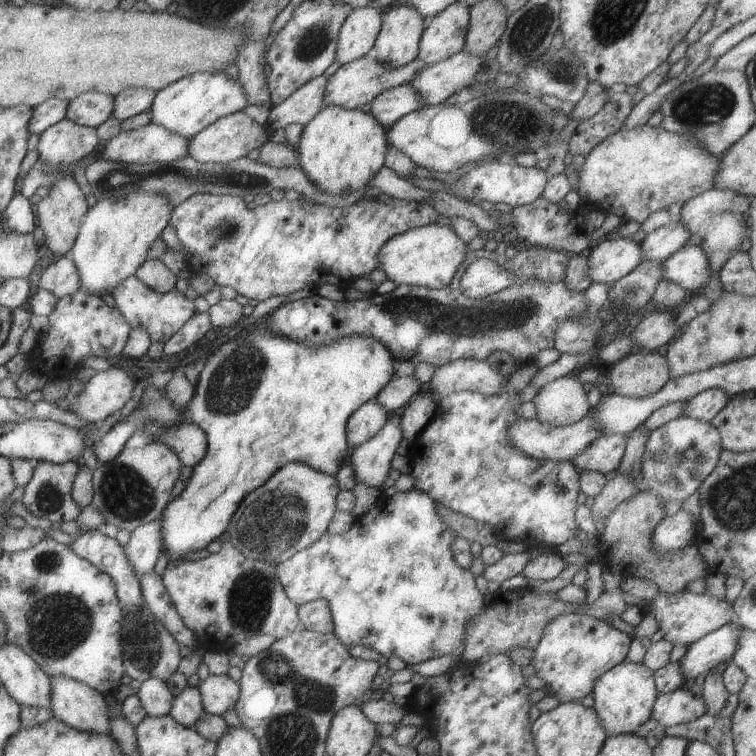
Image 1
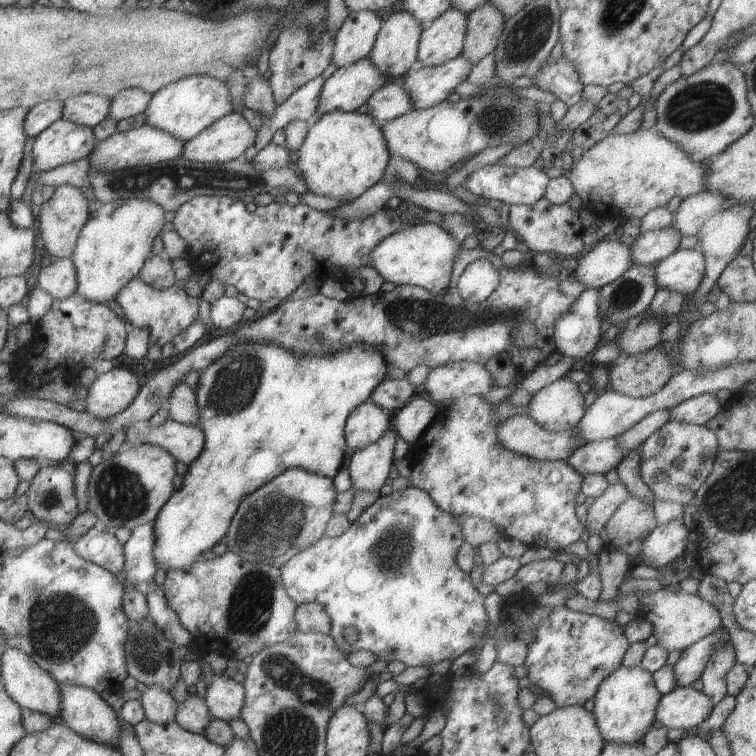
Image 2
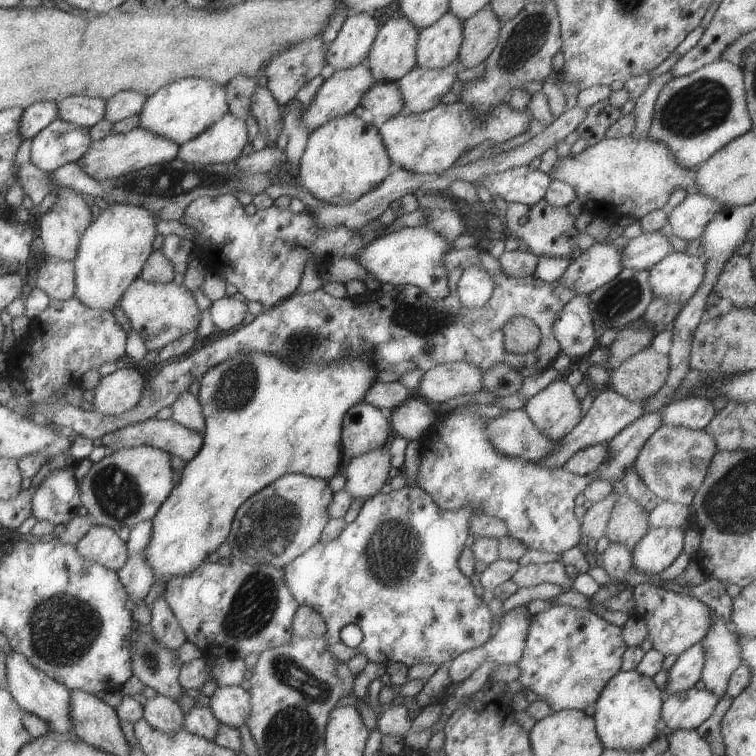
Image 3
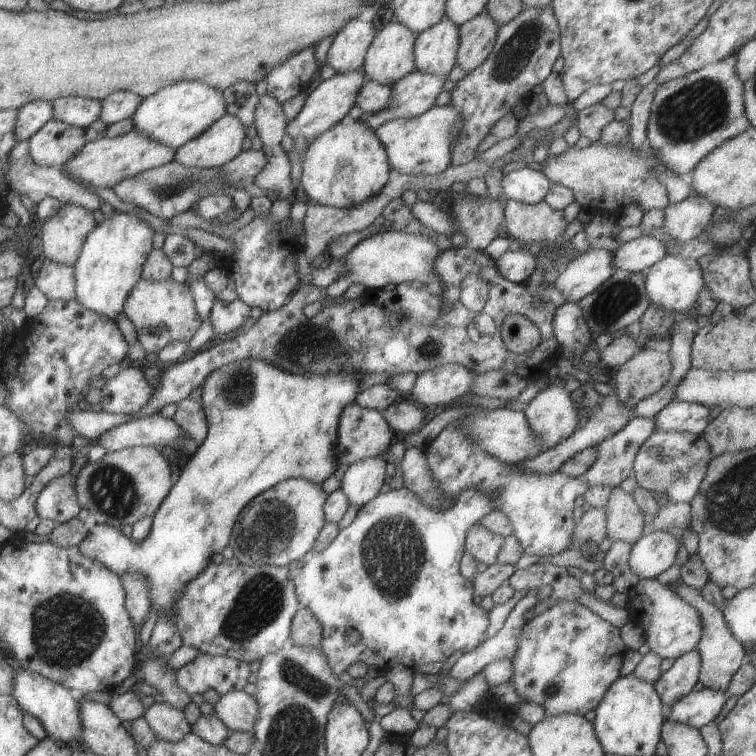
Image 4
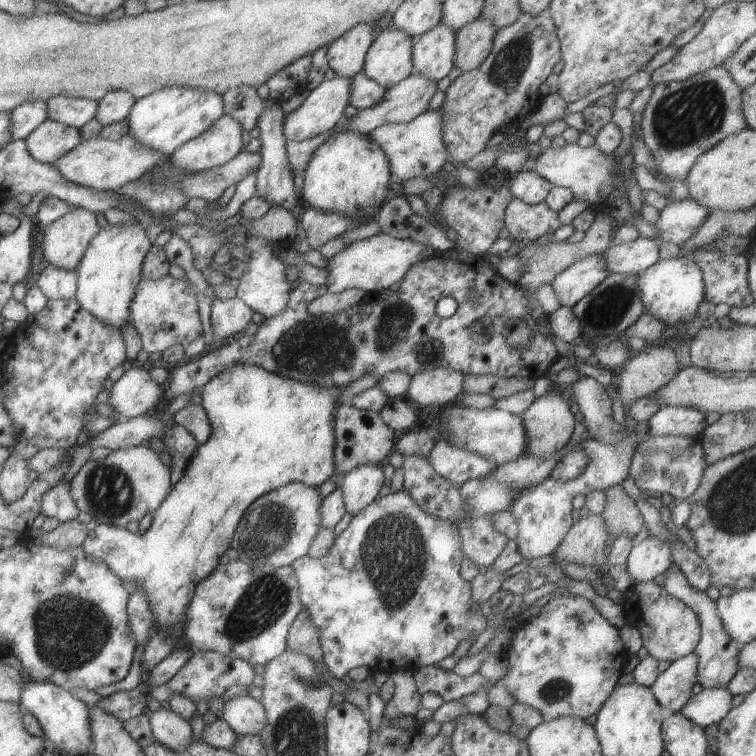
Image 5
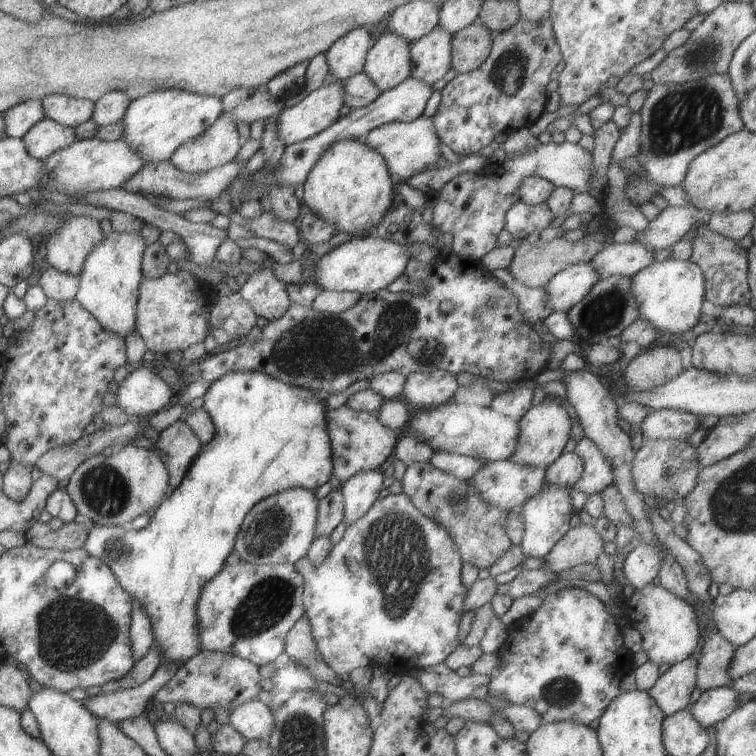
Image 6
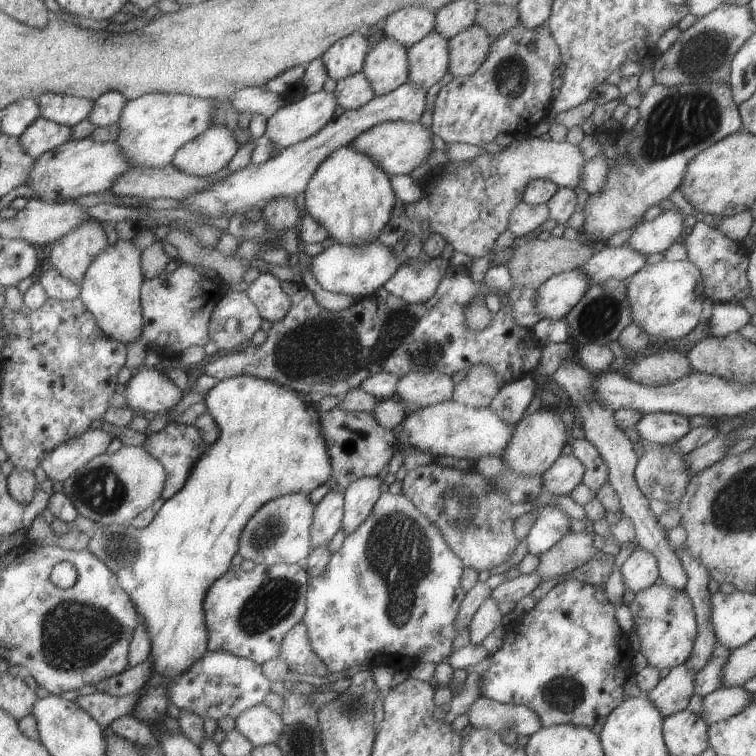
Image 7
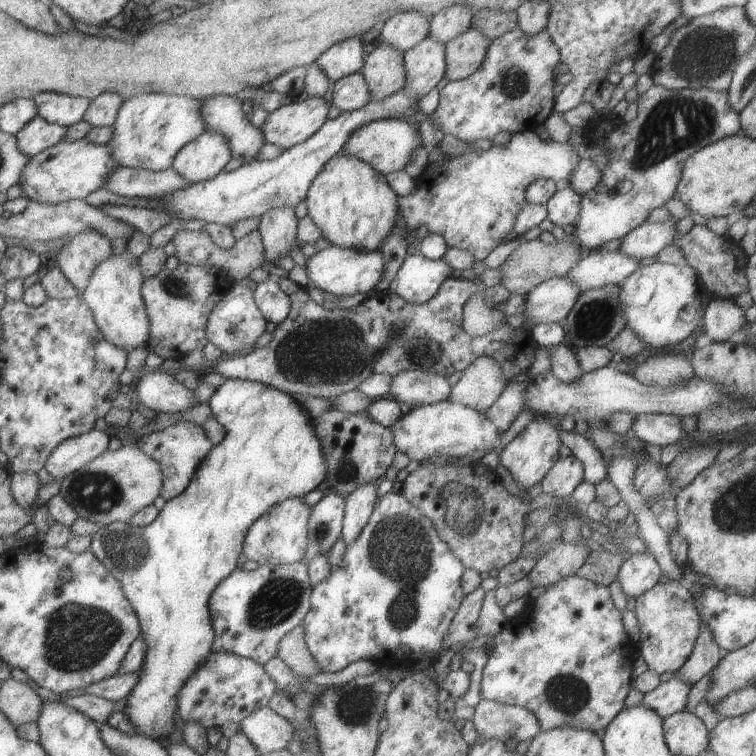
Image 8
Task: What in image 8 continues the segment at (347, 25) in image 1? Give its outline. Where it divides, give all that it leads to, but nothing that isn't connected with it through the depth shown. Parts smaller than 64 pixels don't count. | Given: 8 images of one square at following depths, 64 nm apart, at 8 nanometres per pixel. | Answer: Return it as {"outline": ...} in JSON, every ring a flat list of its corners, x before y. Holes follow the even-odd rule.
{"outline":[[355,36,334,44,316,60,316,66,330,80,340,80,343,76,361,72,366,56,365,45,361,37]]}

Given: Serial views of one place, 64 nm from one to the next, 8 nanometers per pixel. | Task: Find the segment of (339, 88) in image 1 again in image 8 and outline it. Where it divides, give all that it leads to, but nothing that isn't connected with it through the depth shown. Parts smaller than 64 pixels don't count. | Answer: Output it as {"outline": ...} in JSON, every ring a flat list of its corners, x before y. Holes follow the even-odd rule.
{"outline":[[306,96,302,101,294,99,292,103,285,104,269,113,262,128,265,141,286,150,308,140,328,120,330,107,331,105,321,96]]}

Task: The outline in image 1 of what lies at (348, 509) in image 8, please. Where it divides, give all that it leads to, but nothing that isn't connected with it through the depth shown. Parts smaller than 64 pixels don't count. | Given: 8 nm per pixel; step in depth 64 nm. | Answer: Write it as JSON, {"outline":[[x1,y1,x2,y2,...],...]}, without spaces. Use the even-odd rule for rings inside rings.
{"outline":[[399,413,390,414,380,432,352,452,349,460,354,470,355,482,377,489,383,488,392,469,392,458,403,438]]}

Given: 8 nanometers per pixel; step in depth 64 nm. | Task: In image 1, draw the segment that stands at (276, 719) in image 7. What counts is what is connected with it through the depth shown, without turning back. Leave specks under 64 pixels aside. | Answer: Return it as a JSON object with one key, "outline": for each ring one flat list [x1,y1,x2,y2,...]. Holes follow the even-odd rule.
{"outline":[[209,674,199,682,199,691,206,713,223,716,228,710,236,708,240,698,240,684,229,675]]}

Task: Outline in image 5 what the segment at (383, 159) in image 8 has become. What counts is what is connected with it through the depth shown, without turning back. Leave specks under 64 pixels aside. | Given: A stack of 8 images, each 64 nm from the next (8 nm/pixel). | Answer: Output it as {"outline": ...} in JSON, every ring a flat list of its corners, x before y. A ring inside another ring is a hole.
{"outline":[[440,109,426,111,407,123,388,123,375,128,368,138,376,142,390,162,390,172,406,181,410,178,428,178,432,174,442,171,442,166,448,159,444,139,442,138,442,118]]}

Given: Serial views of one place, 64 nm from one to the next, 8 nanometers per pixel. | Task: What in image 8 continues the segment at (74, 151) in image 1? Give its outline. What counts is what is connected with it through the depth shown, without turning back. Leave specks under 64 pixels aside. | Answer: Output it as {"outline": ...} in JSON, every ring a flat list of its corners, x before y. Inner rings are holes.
{"outline":[[37,114,24,128,20,128,16,134,16,140,18,148,26,156,32,157,65,140,66,132,68,127,48,122]]}

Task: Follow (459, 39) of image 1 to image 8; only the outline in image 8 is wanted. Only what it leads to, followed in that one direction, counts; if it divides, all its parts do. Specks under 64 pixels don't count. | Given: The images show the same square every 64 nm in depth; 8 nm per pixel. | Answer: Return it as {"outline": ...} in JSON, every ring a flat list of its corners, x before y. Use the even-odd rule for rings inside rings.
{"outline":[[428,35,404,53,406,84,403,91,420,100,438,85,446,70,446,47]]}

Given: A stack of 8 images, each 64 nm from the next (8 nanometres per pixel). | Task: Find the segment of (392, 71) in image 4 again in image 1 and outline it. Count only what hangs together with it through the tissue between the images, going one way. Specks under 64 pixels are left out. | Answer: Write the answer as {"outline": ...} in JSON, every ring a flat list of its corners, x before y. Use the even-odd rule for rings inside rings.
{"outline":[[412,5,394,6,383,14,381,31,375,42,376,60,392,68,402,68,419,57,419,44,427,20]]}

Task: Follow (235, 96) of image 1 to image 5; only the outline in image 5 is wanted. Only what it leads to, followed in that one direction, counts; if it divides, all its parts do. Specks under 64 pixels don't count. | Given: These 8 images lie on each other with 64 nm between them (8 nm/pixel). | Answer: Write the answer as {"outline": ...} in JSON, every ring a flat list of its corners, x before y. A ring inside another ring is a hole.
{"outline":[[172,86,136,100,126,120,128,134,136,142,171,157,177,148,206,132,222,115,224,115,223,95,202,88]]}

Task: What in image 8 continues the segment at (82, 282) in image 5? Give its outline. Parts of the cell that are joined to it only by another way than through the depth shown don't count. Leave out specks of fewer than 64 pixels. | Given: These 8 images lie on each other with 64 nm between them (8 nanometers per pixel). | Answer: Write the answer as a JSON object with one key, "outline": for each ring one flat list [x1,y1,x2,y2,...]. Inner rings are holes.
{"outline":[[126,249,120,256,112,253,108,260,100,262,88,280,86,290,80,294,92,310,104,338,110,344,124,348,127,353,136,348,148,348,150,342,150,320,141,294,145,279,140,272,138,258]]}

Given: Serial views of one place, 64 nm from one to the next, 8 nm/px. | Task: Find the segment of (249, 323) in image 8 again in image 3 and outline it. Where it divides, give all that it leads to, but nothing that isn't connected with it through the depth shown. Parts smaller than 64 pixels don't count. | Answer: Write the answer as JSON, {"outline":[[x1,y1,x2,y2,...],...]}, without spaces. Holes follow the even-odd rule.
{"outline":[[227,296,215,300,210,309,210,315,215,326,226,333,236,330,238,326,242,326,247,312,247,301,242,302]]}

